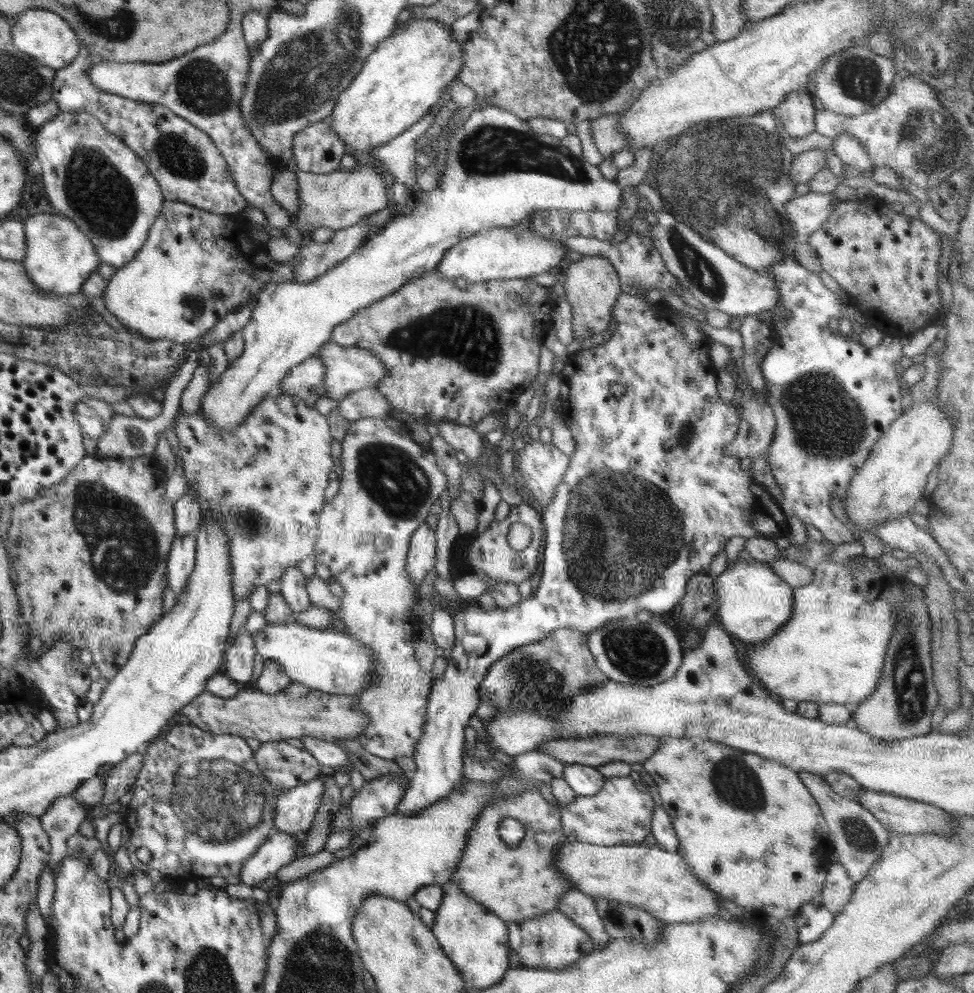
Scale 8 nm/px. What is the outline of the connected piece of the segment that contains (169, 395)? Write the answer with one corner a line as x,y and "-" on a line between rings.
196,347
184,361
176,376
166,385
166,398
164,399
164,406
162,413
151,419
142,418
138,416
122,416
122,414
115,414
112,417
111,424
108,426
107,432
97,440
97,448
95,453
100,457
111,457
118,459
138,458
142,456
154,455
156,450
156,443
158,443
158,435
165,429
171,427
171,424
178,414
179,404
182,392
184,392
188,382
194,376
196,365
198,365
199,354
201,348

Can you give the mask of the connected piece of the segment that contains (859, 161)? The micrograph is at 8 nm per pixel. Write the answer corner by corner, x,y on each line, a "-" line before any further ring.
847,132
842,133
833,140
834,154
844,162
845,165
852,166
860,174
872,171
875,168
874,163
869,159
869,154
864,145
854,136

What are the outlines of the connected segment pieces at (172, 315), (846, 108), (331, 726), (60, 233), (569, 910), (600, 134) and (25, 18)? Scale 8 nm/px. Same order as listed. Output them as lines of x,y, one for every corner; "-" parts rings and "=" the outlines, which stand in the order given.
165,200
142,250
107,281
101,297
106,310
129,329
149,339
190,343
244,305
252,310
266,283
293,282
289,261
277,261
282,266
274,266
270,278
250,278
252,268
246,268
244,262
230,262
230,256
246,254
252,256
252,262
270,262
246,240
241,215
216,214
184,201
=
850,45
846,50
830,55
825,63
820,65
812,78
812,86
810,88
813,94
818,96
818,100
822,102
822,106
826,110
841,115
861,115
868,109
879,105
890,93
890,89
896,78
895,66
888,56
878,55
872,52
868,45
=
291,682
276,694
266,694
257,689
240,691
231,697
220,697
204,691
177,713
205,731
228,733
244,739
255,738
262,743
286,738
302,740
303,736
311,736
337,744
338,739
354,739
369,723
359,708
357,696
322,692
299,682
=
40,213
30,218
23,216
23,223
28,248
26,258
22,259
21,263
25,265
31,280
46,293
54,292
62,296
80,292
84,281
98,269
101,263
96,245
92,240
75,221
60,214
=
571,890
559,898
559,903
558,911
580,926
582,931
586,931
586,934
592,939
593,949
601,949
612,939
604,932
604,924
598,917
594,906
594,898
=
619,113
592,120
592,138
604,159
612,159
616,152
626,150
629,146
629,138
619,130
618,121
=
35,9
23,12
16,19
15,28
12,28
16,48
40,61
41,65
48,65
58,71
67,67
79,55
79,39
59,13
48,9

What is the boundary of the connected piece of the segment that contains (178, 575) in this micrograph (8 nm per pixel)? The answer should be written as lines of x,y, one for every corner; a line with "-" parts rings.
195,535
175,537
167,560
168,588
181,595
195,567

